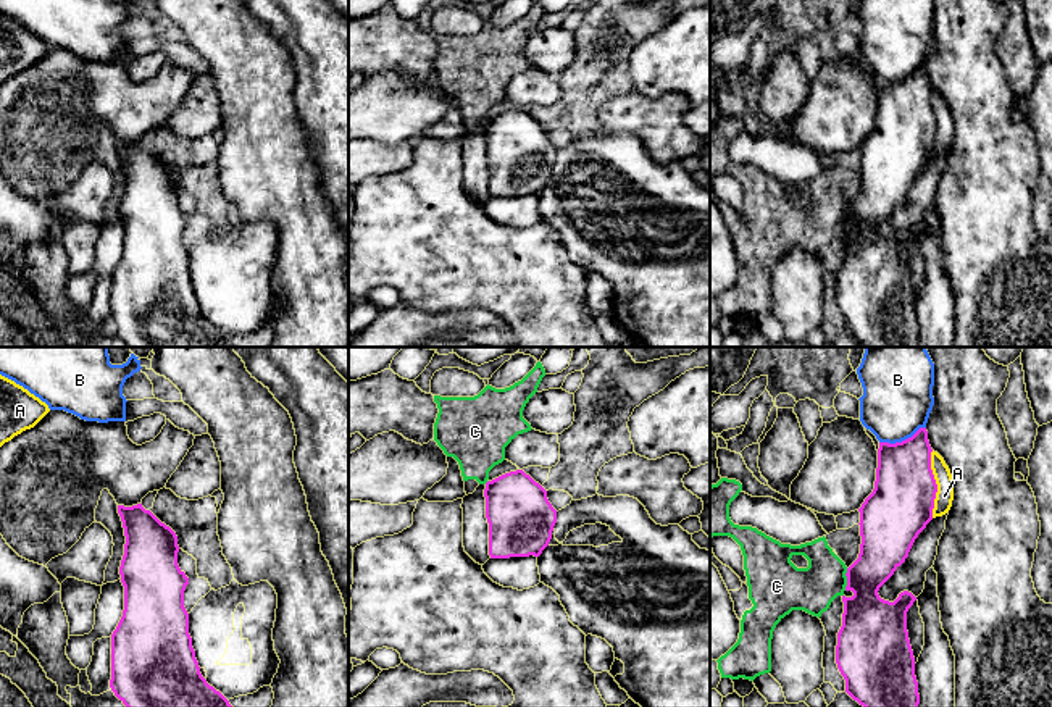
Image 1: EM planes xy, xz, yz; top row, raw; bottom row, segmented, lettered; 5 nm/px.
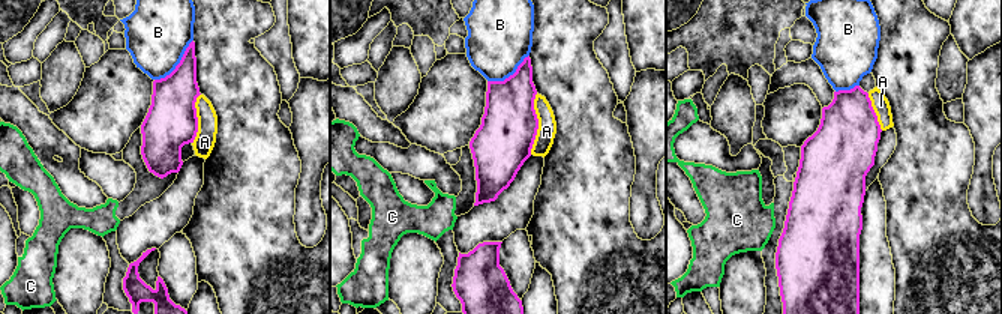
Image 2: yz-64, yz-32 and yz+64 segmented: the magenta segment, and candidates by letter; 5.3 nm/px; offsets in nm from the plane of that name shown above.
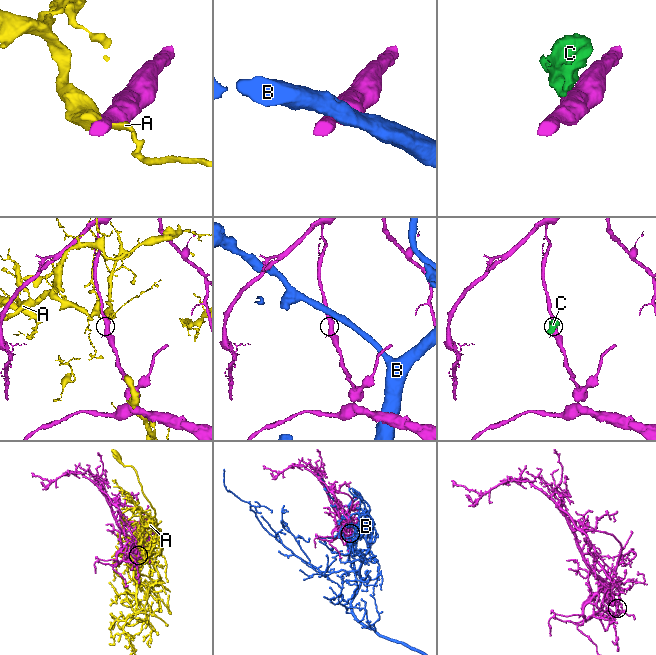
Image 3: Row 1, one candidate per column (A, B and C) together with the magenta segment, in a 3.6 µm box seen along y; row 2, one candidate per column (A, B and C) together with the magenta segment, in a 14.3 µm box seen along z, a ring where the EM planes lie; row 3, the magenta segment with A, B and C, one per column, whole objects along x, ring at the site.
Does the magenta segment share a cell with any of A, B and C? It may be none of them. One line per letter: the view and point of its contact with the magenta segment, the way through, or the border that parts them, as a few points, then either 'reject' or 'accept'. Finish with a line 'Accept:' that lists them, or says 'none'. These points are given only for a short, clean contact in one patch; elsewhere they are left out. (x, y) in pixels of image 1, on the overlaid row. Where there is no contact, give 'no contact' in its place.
A: contact yz (936, 485); reject
B: contact yz (902, 441); reject
C: contact yz (847, 580); border yz (847, 568), (844, 589); reject
Accept: none

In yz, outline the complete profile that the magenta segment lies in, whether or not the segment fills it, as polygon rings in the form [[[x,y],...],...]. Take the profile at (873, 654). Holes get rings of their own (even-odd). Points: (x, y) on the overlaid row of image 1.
[[[920,428],[902,442],[879,442],[875,489],[858,508],[862,544],[858,558],[845,573],[845,591],[852,591],[854,596],[842,596],[844,613],[837,633],[836,663],[845,680],[845,692],[863,707],[918,707],[920,704],[915,657],[907,631],[907,612],[916,597],[904,591],[894,602],[889,602],[881,599],[878,591],[905,562],[915,539],[933,520],[937,484],[931,470],[931,452],[926,428]]]

